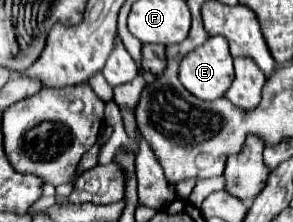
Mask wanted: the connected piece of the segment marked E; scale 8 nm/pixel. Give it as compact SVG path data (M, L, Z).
M211 36L203 46L187 54L179 66L179 80L193 96L199 96L201 100L217 100L225 96L233 82L233 56L229 54L227 40L223 36Z

